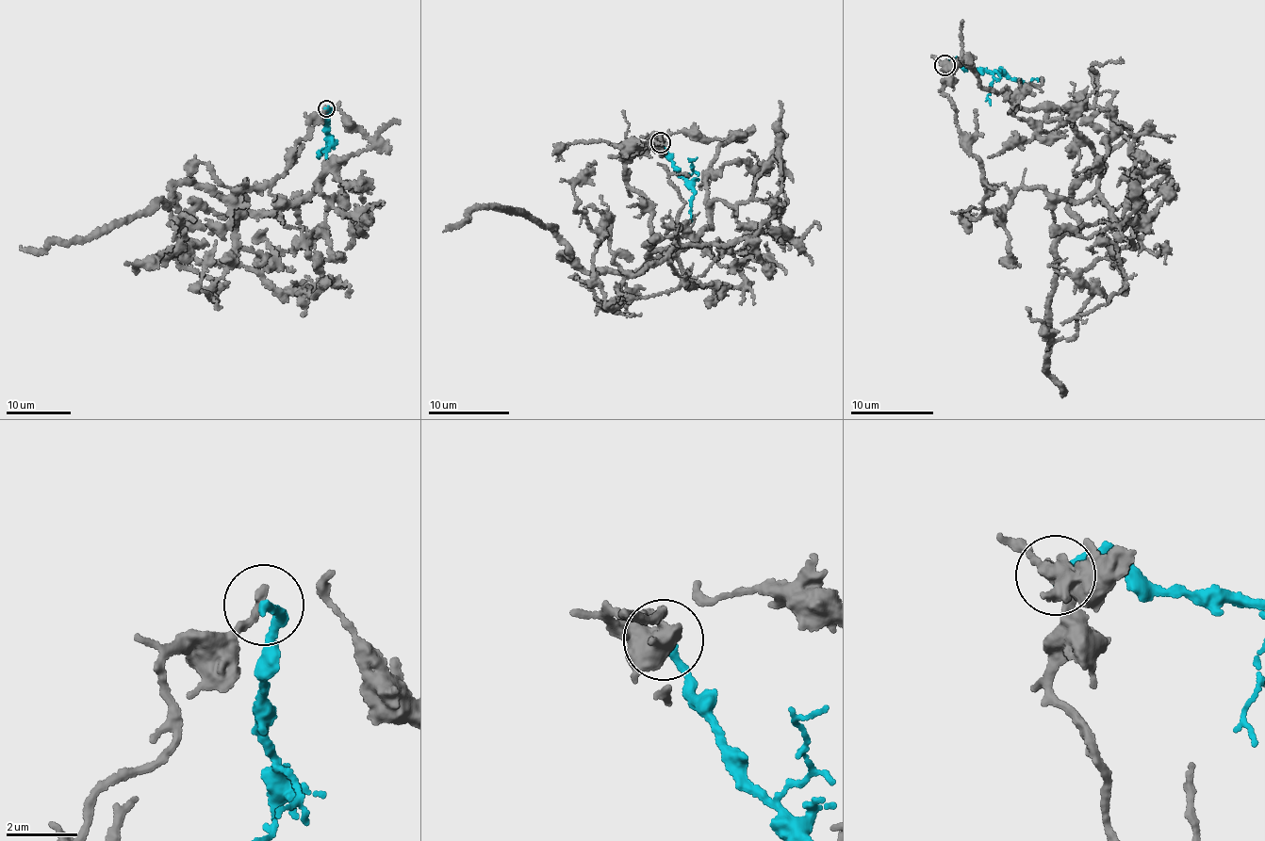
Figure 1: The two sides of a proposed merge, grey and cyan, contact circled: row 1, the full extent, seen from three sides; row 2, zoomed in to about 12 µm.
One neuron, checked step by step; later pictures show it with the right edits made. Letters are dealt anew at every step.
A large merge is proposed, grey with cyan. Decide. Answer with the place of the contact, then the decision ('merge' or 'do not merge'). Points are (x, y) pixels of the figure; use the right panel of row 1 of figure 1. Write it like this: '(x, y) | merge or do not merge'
(944, 65) | do not merge

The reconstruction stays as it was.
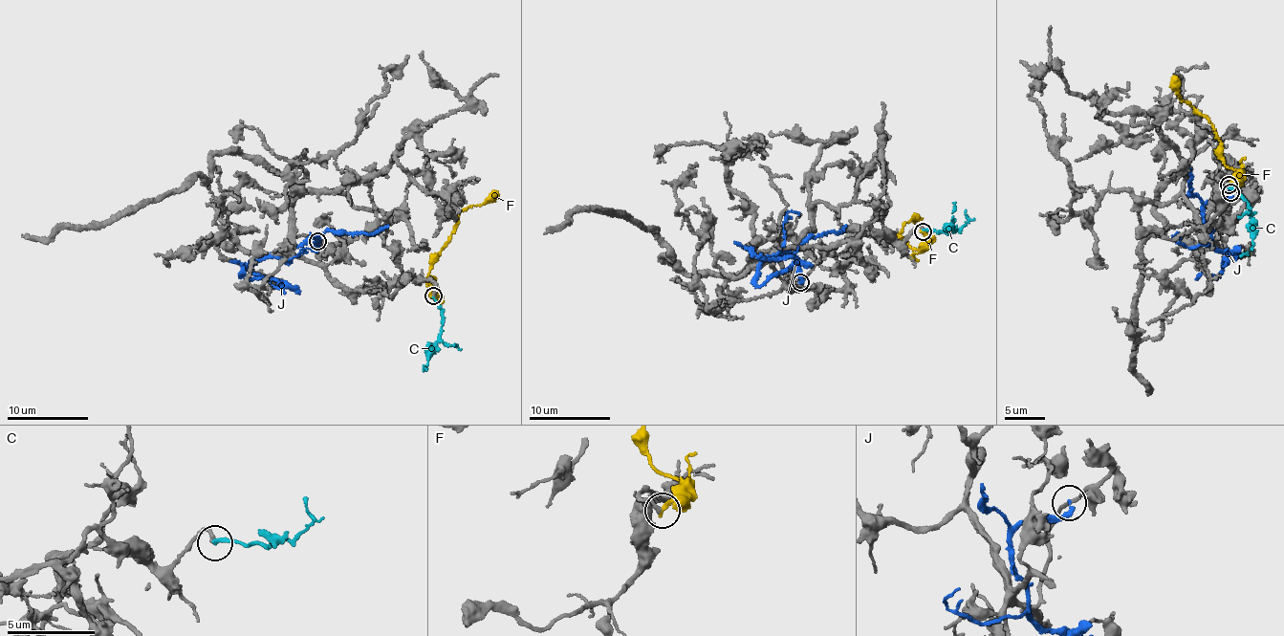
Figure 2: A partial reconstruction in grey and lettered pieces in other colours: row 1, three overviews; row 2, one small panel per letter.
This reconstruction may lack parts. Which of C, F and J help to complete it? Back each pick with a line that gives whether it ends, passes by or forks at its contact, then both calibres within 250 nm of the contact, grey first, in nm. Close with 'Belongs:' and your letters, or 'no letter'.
C: it ends; calibres 200 and 200 nm
Belongs: C

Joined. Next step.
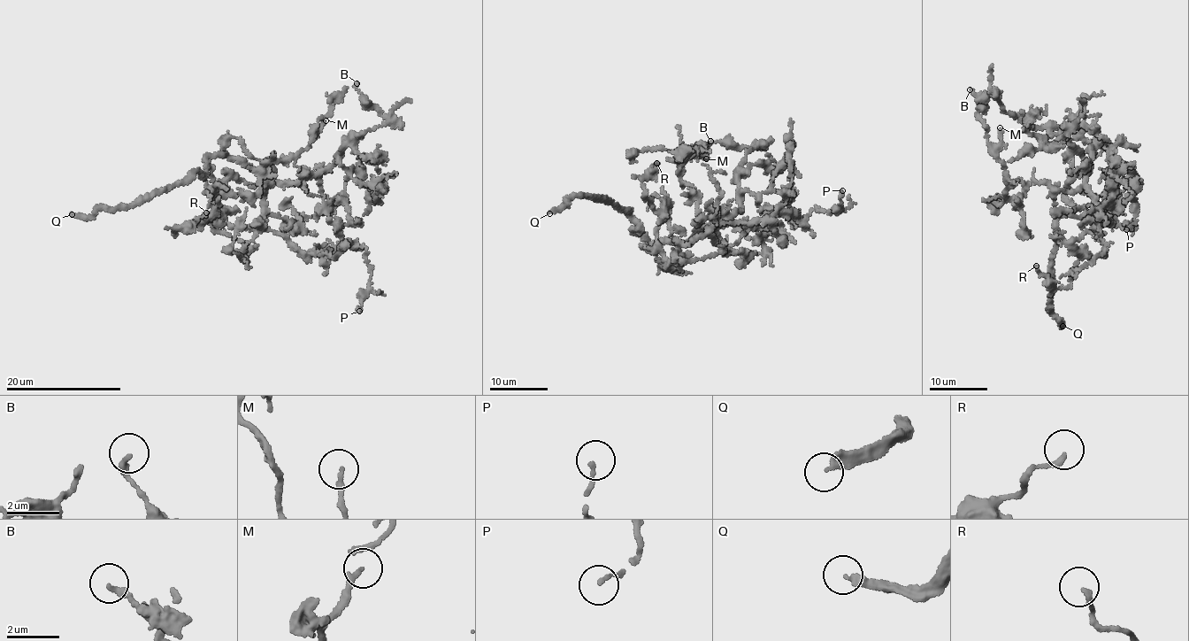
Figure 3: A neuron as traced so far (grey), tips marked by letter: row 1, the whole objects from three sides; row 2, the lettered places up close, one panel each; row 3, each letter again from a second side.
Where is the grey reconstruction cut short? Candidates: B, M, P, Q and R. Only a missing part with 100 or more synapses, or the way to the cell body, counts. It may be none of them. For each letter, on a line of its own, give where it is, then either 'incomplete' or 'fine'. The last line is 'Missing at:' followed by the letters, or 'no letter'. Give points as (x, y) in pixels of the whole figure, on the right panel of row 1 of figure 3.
B: (970, 89) | fine
M: (1000, 127) | fine
P: (1126, 229) | fine
Q: (1062, 326) | incomplete
R: (1036, 266) | fine
Missing at: Q

